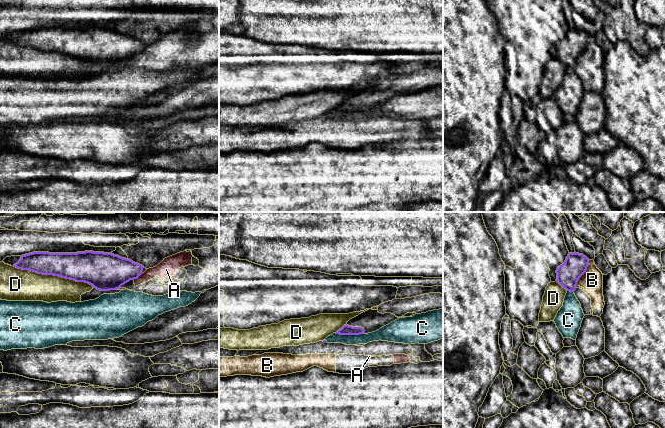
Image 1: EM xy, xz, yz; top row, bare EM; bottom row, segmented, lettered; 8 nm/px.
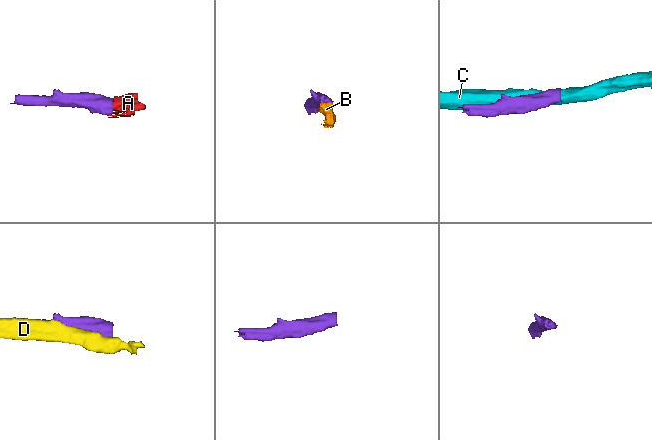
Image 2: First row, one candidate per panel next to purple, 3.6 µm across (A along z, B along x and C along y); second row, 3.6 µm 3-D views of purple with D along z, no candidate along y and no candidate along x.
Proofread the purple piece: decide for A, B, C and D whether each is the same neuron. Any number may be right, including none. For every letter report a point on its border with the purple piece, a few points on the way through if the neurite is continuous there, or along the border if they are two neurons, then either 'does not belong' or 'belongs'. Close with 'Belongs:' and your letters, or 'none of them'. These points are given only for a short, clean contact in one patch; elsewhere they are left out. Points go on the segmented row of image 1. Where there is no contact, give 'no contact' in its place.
A: xy (137, 277) | along xy (142, 273), (133, 279) | does not belong
B: yz (583, 273) | does not belong
C: xz (349, 334) | along xz (335, 333), (363, 334) | does not belong
D: xy (53, 274) | does not belong
Belongs: none of them

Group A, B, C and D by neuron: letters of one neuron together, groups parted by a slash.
A B / C / D

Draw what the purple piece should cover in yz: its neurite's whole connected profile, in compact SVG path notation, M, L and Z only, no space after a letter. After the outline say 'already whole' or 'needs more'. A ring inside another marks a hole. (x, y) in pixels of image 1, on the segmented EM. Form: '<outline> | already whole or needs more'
M569 253L557 270L556 281L567 291L574 292L579 278L586 272L589 259L583 254Z | already whole

